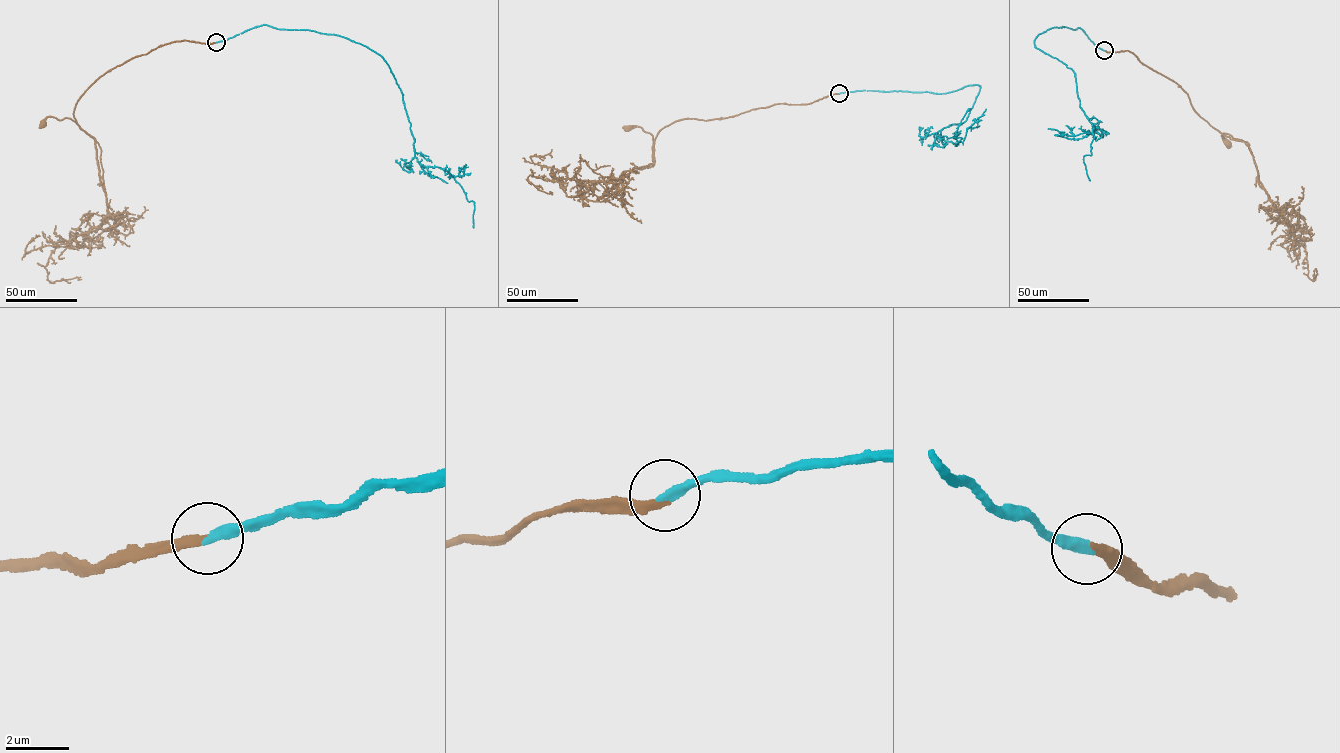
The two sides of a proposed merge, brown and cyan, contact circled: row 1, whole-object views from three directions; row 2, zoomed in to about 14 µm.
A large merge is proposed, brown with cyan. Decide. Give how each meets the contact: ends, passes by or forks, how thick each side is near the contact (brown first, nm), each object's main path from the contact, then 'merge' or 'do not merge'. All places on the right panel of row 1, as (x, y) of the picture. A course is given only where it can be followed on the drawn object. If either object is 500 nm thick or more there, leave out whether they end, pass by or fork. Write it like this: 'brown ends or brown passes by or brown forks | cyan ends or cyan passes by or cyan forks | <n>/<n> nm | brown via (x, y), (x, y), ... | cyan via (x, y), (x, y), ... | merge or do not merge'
brown ends | cyan ends | 260/280 nm | brown via (1105, 50), (1134, 54), (1141, 62), (1177, 83), (1195, 111), (1214, 128), (1249, 144), (1223, 133), (1228, 144) | cyan via (1104, 51), (1078, 27), (1055, 26), (1034, 40), (1074, 74), (1095, 128), (1083, 156), (1090, 181) | merge

